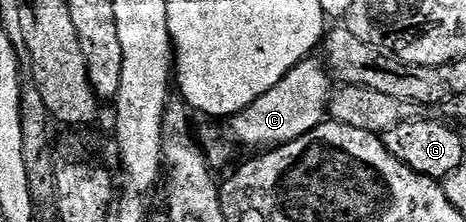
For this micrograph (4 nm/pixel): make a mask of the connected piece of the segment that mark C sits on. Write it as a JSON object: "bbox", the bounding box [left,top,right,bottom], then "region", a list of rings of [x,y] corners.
{"bbox":[231,59,334,151],"region":[[[305,59],[297,63],[273,89],[266,91],[250,107],[231,118],[231,140],[237,146],[249,145],[252,151],[264,151],[269,147],[285,145],[324,124],[334,92],[334,81],[327,68],[319,60]]]}

